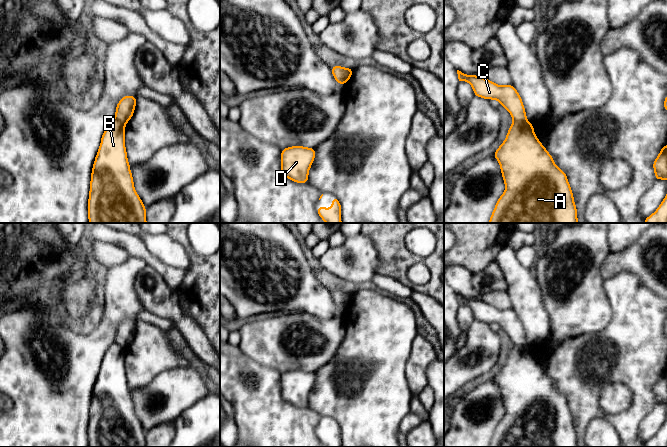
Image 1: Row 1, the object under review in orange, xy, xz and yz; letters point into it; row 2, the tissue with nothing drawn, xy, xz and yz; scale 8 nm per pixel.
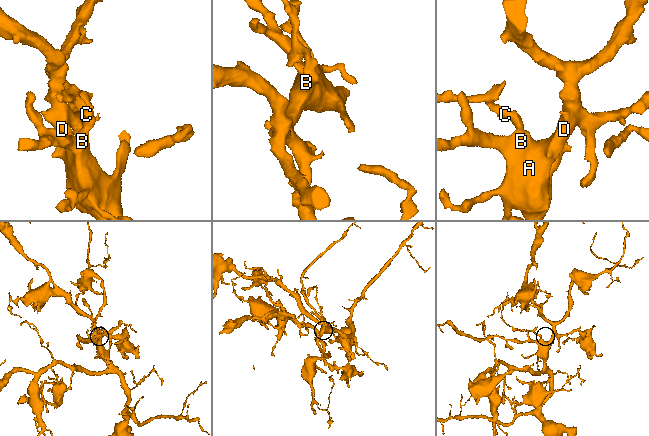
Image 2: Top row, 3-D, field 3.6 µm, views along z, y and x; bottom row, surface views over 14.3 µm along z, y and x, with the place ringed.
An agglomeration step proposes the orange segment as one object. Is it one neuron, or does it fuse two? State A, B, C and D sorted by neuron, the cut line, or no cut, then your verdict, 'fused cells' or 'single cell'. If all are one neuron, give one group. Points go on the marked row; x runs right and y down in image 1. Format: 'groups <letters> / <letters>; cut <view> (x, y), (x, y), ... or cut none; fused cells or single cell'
groups A B D / C; cut yz (513, 120), (526, 121); fused cells

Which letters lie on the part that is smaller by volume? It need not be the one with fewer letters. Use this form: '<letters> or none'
C

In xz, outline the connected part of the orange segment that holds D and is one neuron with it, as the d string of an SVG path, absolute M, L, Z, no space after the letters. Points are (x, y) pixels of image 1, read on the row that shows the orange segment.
M293 146L281 150L281 172L297 183L308 183L309 169L315 159L314 148Z

